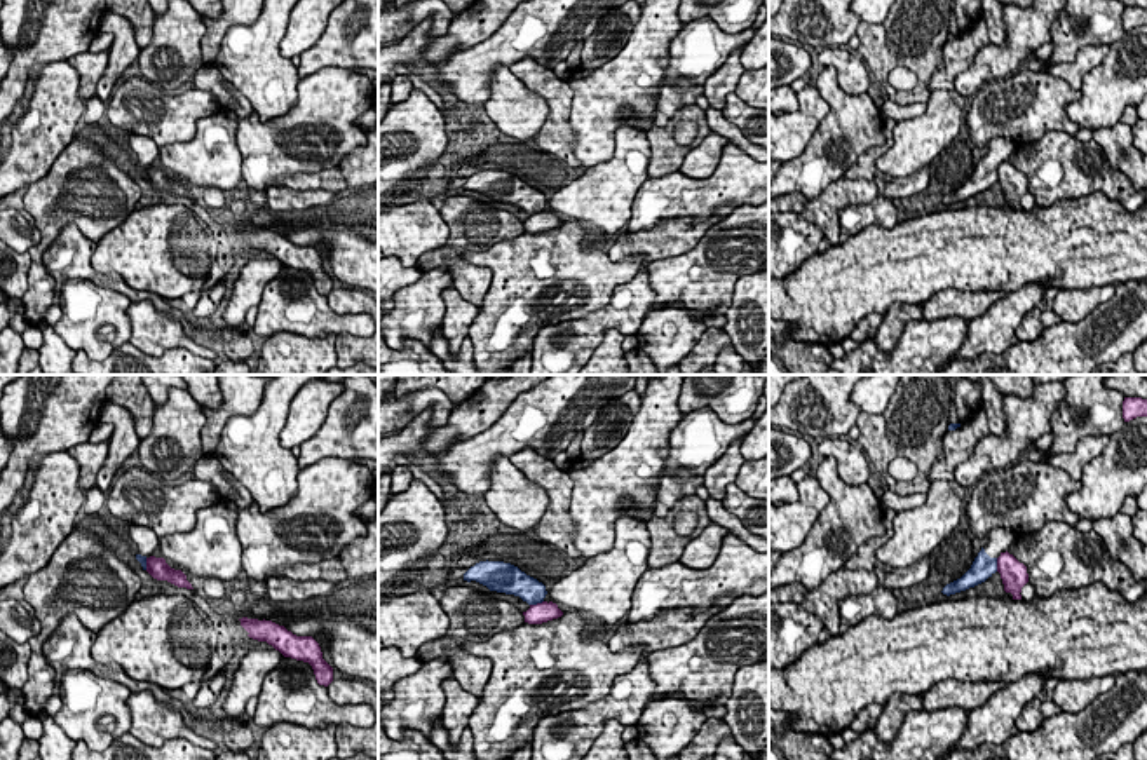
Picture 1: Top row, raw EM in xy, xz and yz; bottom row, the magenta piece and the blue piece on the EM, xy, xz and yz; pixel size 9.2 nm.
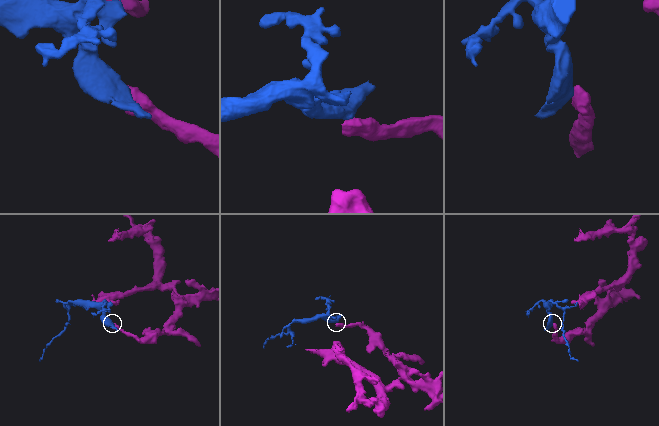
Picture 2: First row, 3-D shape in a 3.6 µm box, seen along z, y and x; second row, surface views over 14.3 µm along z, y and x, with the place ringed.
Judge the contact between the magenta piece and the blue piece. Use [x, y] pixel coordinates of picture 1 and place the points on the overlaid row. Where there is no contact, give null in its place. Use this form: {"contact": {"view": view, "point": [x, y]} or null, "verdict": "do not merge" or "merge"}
{"contact": {"view": "xz", "point": [537, 603]}, "verdict": "do not merge"}

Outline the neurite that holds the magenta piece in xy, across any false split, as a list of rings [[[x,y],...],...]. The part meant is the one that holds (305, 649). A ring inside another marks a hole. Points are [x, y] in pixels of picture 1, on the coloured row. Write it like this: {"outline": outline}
{"outline": [[[239,619],[248,636],[258,641],[267,641],[284,657],[309,662],[314,669],[319,685],[328,687],[333,682],[333,668],[322,659],[319,643],[312,636],[296,636],[284,626],[272,621]]]}

